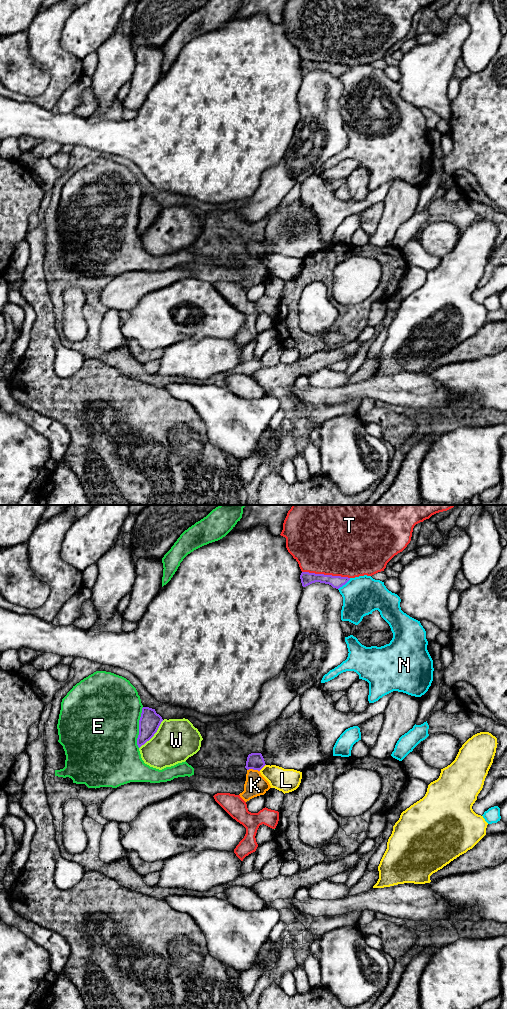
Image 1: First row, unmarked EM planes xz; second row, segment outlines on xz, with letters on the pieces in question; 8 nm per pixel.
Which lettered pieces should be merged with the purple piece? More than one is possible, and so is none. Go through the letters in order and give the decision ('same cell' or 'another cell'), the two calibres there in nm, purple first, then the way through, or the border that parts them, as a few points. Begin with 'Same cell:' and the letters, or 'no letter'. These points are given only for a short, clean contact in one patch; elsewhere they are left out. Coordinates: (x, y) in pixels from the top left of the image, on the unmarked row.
Same cell: no letter
E: another cell | 170/500 nm
K: another cell | 140/180 nm | along xz (247, 257), (257, 257), (259, 259)
L: another cell | 140/190 nm
N: another cell | 100/320 nm
T: another cell | 100/480 nm
W: another cell | 170/340 nm

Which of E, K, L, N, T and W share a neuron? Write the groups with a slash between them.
E / K / L / N / T / W

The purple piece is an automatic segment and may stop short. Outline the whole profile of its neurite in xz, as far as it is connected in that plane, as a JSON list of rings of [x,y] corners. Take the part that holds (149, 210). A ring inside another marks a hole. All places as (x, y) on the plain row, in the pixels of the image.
[[[149,195],[142,196],[137,226],[139,236],[154,224],[162,209],[162,205],[156,201],[155,197]]]

